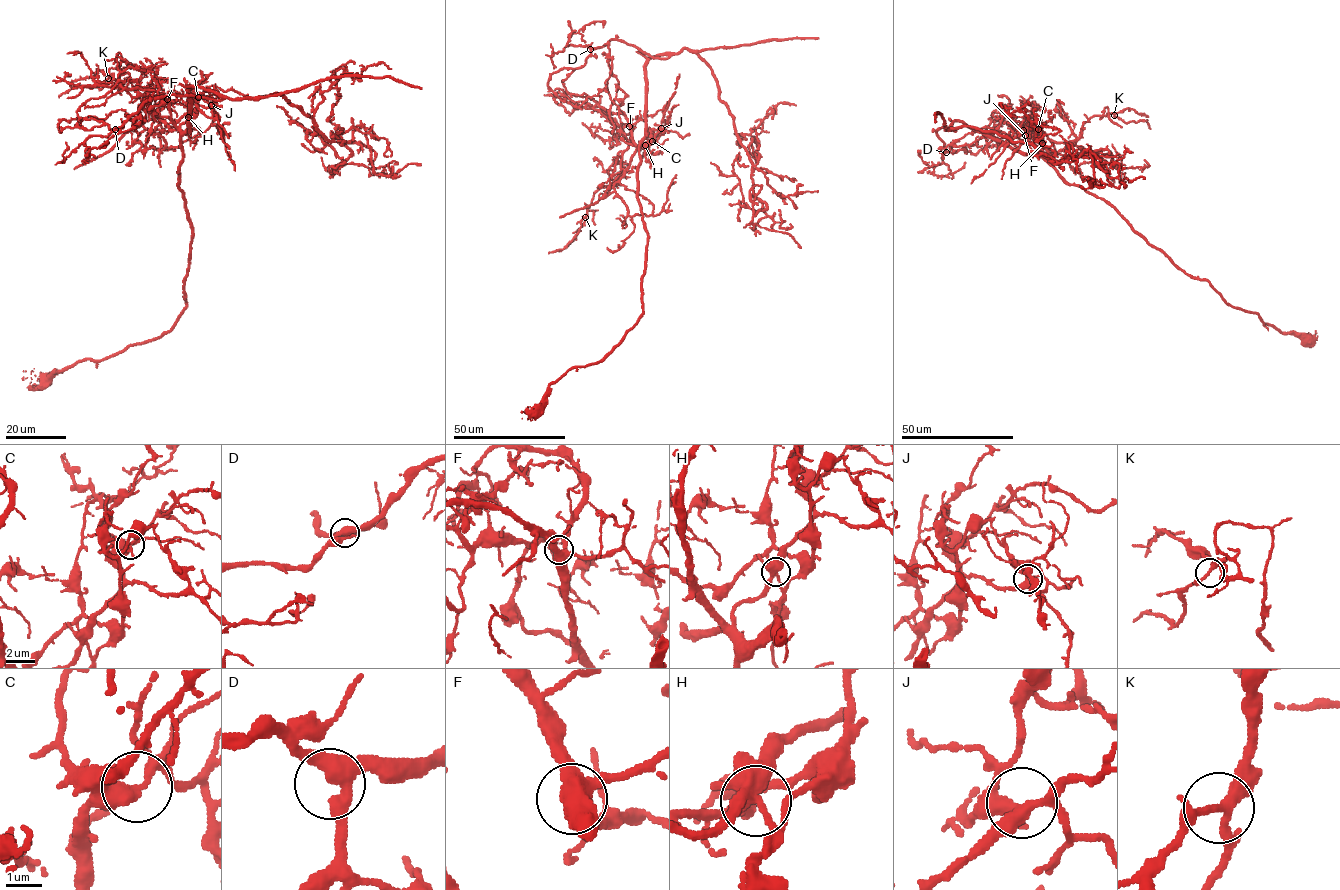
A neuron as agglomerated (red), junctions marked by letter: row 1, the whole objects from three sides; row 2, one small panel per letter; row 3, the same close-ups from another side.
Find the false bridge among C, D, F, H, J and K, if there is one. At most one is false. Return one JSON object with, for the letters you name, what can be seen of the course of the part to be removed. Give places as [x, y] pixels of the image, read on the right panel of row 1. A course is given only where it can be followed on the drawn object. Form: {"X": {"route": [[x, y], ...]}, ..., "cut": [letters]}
{"H": {"route": [[1042, 143], [1036, 138], [1035, 129], [1052, 140], [1080, 146], [1096, 153], [1114, 182]]}, "cut": ["H"]}

